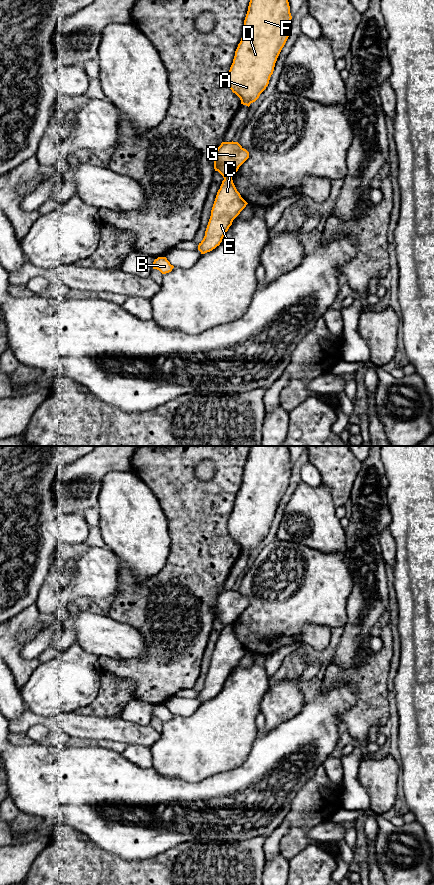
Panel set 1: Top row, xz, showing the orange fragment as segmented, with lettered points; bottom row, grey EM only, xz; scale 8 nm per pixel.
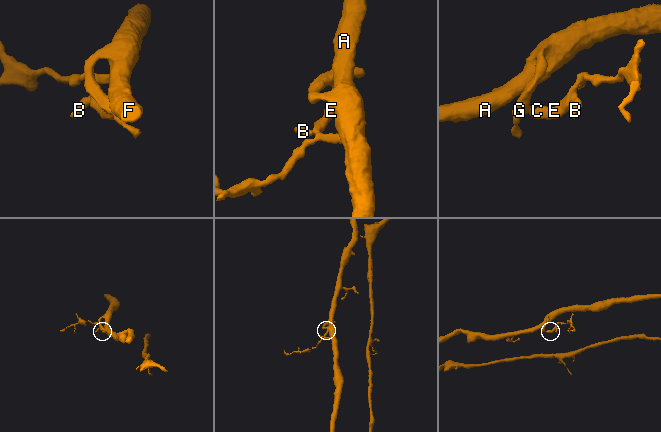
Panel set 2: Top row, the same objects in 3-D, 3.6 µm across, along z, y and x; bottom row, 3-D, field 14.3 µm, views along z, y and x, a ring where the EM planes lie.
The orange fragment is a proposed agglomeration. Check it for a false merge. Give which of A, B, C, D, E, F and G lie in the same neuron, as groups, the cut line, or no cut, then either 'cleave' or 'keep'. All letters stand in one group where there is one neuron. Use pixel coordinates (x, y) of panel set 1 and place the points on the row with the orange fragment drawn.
A D F G / B C E | xz (231, 176), (224, 179) | cleave

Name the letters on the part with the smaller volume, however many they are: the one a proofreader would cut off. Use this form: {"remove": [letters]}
{"remove": ["B", "C", "E"]}

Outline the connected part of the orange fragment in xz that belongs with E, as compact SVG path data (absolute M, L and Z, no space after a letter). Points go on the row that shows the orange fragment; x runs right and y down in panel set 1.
M232 177L225 178L217 192L205 236L198 245L201 254L220 245L233 220L247 204L237 191Z

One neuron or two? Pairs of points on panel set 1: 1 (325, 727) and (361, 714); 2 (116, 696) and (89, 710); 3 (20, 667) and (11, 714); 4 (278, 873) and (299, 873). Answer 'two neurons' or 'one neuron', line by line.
1: two neurons
2: one neuron
3: two neurons
4: two neurons

